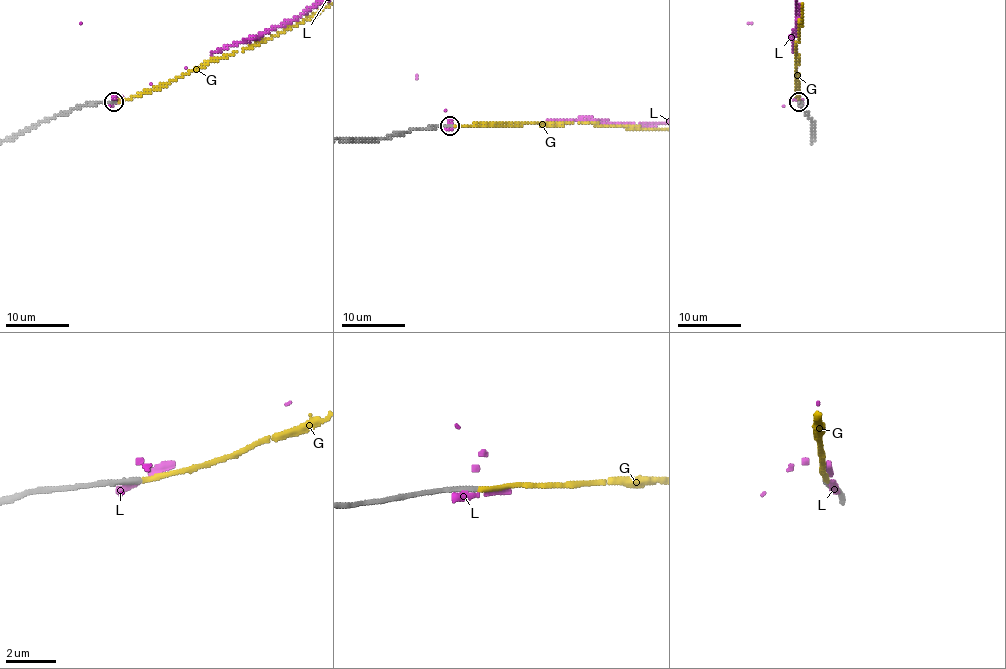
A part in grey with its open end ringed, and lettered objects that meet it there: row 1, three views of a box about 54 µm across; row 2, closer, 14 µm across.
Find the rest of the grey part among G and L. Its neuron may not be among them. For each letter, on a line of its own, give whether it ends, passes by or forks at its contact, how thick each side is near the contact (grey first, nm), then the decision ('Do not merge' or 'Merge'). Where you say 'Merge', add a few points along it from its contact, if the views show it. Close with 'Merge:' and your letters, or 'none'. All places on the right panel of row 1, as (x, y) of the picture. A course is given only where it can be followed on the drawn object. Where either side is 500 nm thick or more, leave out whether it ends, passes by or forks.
G: It ends there. Thickness 190 nm (grey) against 200 nm. Merge
L: It ends there. Thickness 240 nm (grey) against 280 nm. Do not merge
Merge: G

